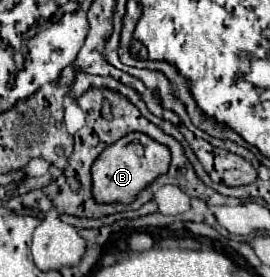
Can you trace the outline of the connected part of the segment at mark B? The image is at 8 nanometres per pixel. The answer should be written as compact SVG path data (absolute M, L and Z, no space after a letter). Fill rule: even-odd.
M129 132L121 140L113 142L101 152L93 164L93 196L97 202L131 202L135 196L149 186L157 176L165 174L171 162L171 152L163 144L157 144L153 138L143 132Z

